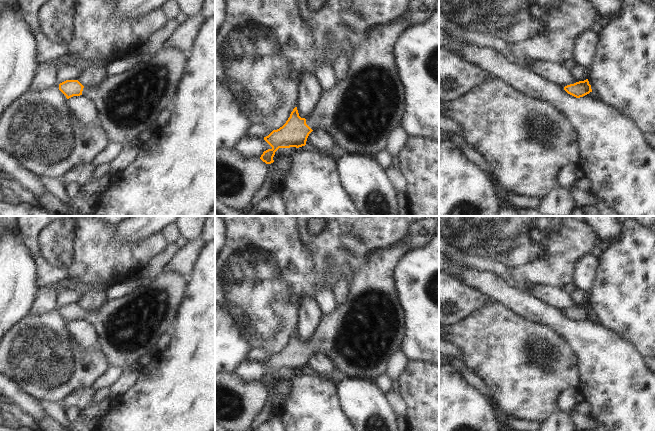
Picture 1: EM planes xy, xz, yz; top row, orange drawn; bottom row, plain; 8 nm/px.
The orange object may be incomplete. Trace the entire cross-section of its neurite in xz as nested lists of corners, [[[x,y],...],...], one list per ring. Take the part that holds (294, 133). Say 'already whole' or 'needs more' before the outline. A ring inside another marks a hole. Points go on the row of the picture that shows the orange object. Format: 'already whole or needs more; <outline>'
needs more; [[[410,0],[406,12],[397,19],[370,27],[358,47],[353,49],[347,77],[338,80],[333,88],[322,91],[309,118],[301,118],[295,107],[282,127],[264,137],[272,148],[264,151],[260,159],[271,164],[279,148],[305,146],[309,134],[315,129],[323,129],[329,134],[341,154],[374,158],[385,150],[390,131],[400,126],[405,112],[405,90],[393,55],[395,42],[404,30],[425,22],[436,9],[437,0]]]

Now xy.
needs more; [[[162,48],[148,60],[116,76],[107,76],[97,87],[88,88],[78,80],[66,80],[59,84],[59,90],[67,99],[80,95],[90,99],[97,109],[99,125],[107,133],[109,143],[127,144],[138,138],[143,131],[152,128],[159,113],[170,105],[186,61],[182,51]]]

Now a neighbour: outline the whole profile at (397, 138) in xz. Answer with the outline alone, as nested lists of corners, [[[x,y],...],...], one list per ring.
[[[401,126],[391,130],[385,143],[385,151],[391,156],[391,158],[398,158],[399,151],[406,144],[408,134]]]

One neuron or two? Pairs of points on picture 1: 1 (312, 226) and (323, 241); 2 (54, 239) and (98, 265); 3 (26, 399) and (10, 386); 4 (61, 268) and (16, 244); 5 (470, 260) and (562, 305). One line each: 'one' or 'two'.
1: two
2: one
3: one
4: two
5: two

